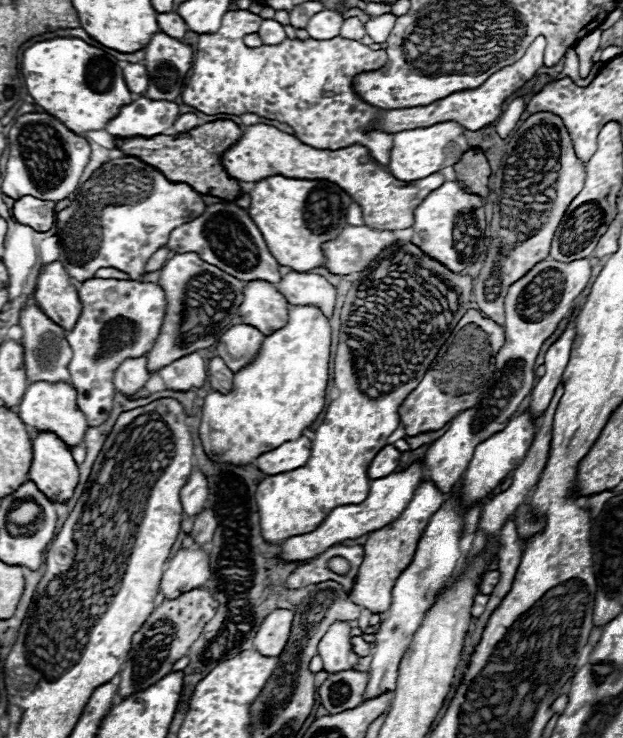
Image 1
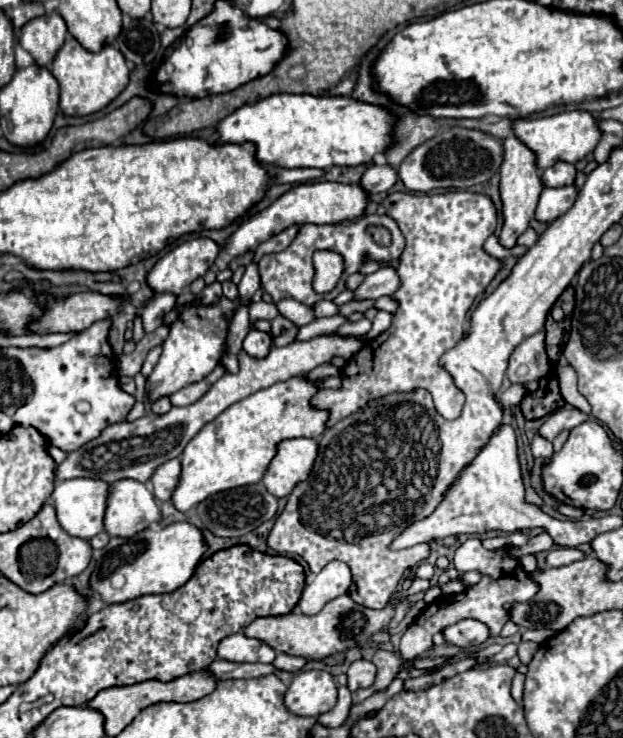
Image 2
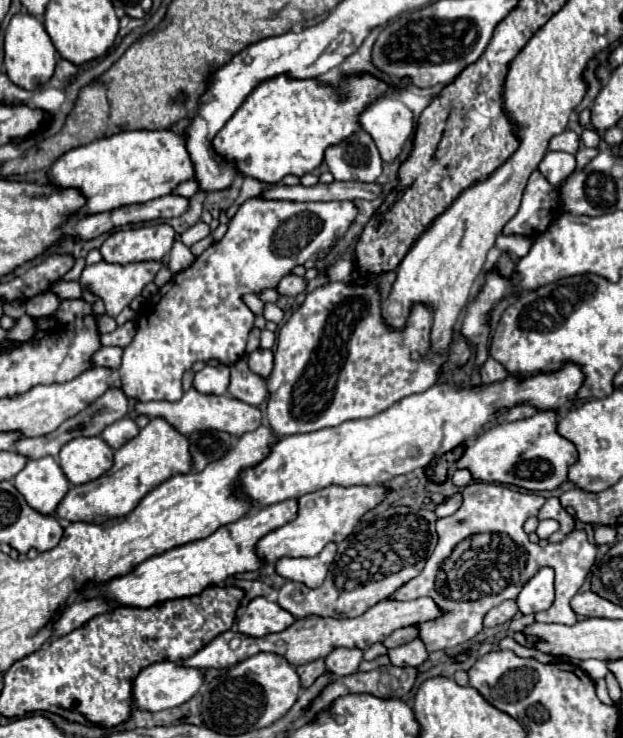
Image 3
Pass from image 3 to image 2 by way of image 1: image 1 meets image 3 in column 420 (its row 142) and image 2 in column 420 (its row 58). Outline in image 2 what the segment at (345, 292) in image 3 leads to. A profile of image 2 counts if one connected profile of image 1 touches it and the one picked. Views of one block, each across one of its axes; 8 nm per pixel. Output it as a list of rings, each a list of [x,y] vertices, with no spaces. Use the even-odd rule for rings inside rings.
[[[460,190],[444,193],[394,192],[388,194],[382,204],[386,208],[386,214],[398,222],[406,238],[406,248],[396,266],[400,286],[392,294],[392,298],[398,302],[398,308],[396,312],[392,312],[392,324],[388,326],[388,330],[368,340],[340,370],[342,388],[324,388],[312,396],[312,408],[328,412],[326,426],[334,426],[338,420],[344,420],[346,416],[362,410],[370,400],[378,400],[392,392],[410,392],[416,388],[426,388],[432,394],[432,398],[436,400],[436,410],[444,418],[458,418],[462,412],[464,396],[462,392],[458,392],[458,388],[454,388],[450,376],[442,372],[438,360],[446,348],[452,348],[464,336],[464,324],[468,320],[468,310],[472,302],[482,290],[486,290],[490,280],[500,270],[500,262],[482,250],[484,240],[496,230],[496,208],[488,196]]]

